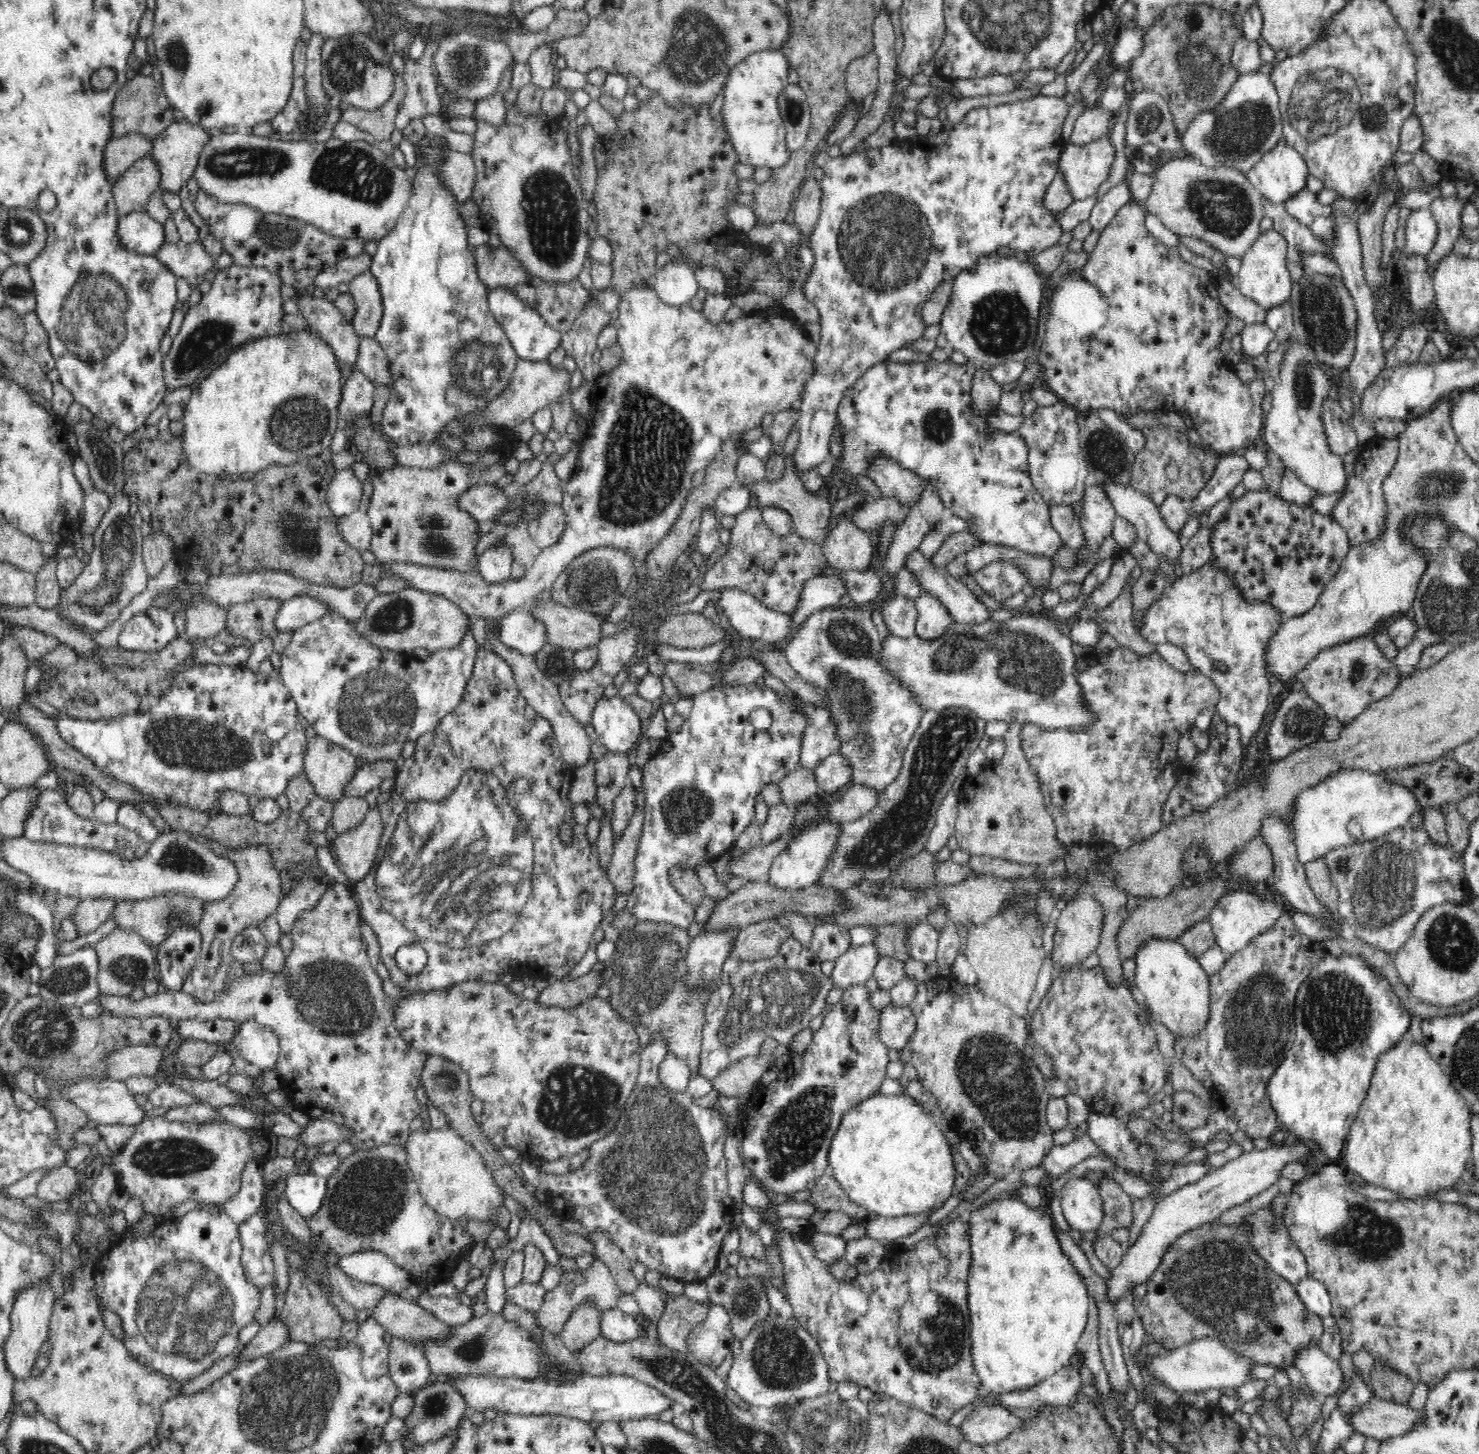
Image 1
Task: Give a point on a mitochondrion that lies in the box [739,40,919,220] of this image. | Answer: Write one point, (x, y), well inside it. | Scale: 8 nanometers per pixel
(793, 110)

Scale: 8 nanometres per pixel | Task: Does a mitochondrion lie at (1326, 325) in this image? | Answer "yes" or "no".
yes

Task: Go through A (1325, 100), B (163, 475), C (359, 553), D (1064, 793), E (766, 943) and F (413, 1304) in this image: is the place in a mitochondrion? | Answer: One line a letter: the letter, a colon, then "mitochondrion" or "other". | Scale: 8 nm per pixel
A: mitochondrion
B: other
C: other
D: other
E: mitochondrion
F: other

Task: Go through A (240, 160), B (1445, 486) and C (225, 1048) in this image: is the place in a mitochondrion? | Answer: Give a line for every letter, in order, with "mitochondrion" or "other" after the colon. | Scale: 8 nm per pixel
A: mitochondrion
B: mitochondrion
C: other

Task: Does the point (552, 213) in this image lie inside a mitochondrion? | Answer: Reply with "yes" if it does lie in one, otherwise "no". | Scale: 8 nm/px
yes

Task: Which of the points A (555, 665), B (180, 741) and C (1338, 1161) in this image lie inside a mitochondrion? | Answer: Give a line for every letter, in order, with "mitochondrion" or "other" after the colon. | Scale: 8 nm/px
A: mitochondrion
B: mitochondrion
C: other

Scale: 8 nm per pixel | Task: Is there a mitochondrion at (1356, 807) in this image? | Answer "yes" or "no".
no

